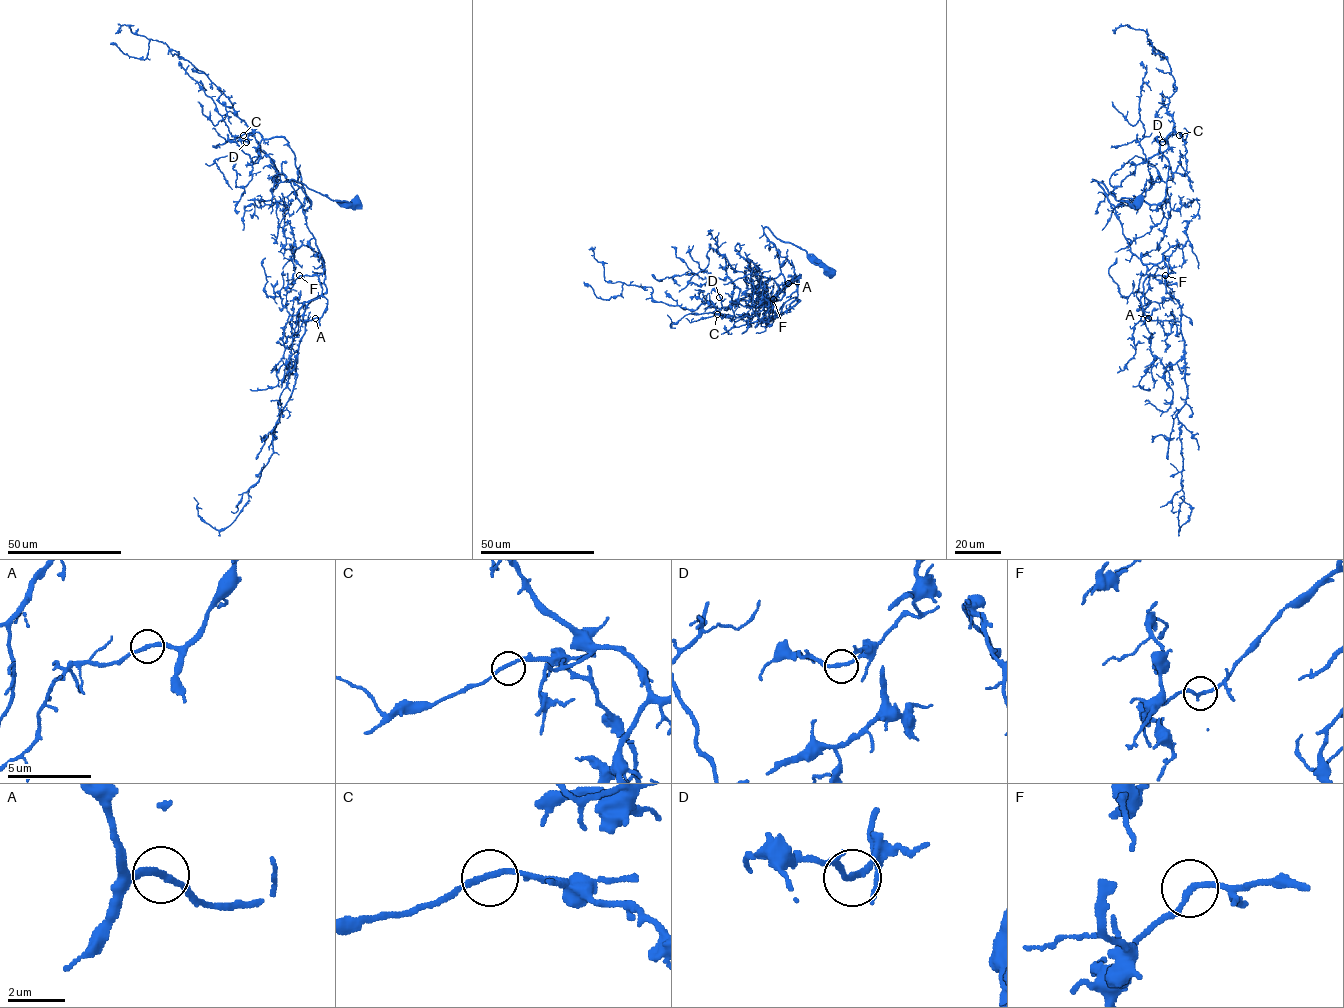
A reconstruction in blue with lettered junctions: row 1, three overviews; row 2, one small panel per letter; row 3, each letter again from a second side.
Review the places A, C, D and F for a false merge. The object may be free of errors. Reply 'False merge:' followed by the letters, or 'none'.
False merge: none

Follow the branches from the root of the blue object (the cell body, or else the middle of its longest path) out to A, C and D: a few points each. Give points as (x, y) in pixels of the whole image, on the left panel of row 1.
A: (355, 203), (332, 201), (290, 180), (324, 265), (319, 280), (327, 304), (323, 314), (315, 318)
C: (355, 203), (291, 179), (303, 206), (311, 201), (303, 184), (278, 174), (243, 135)
D: (355, 203), (332, 201), (291, 179), (303, 206), (305, 198), (311, 201), (288, 142), (257, 132), (246, 142)

